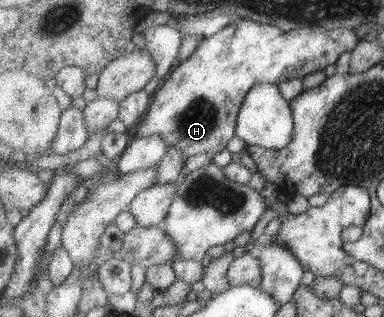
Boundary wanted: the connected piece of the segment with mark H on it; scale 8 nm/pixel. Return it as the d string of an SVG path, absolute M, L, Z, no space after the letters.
M240 17L216 34L200 39L196 50L178 63L171 70L168 80L160 84L152 95L153 101L148 114L129 132L134 140L159 135L167 144L168 150L175 148L187 157L204 152L220 154L237 134L237 116L250 89L258 83L279 85L285 80L303 79L306 75L323 71L329 64L338 62L340 54L351 53L358 46L356 42L356 32L346 27L331 31L320 27L304 27L284 32L277 26L263 25Z

